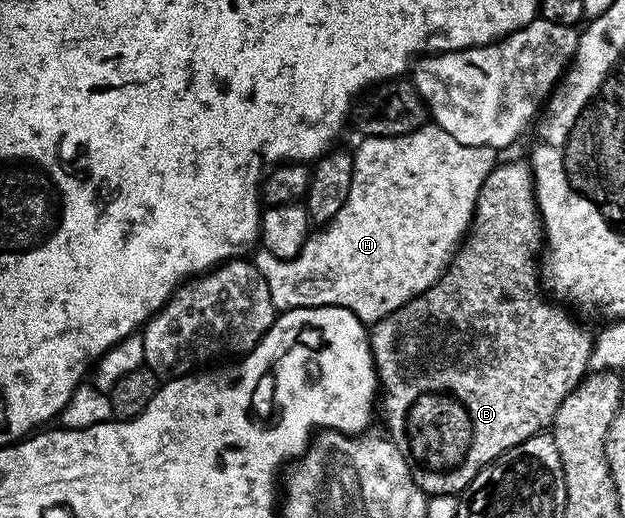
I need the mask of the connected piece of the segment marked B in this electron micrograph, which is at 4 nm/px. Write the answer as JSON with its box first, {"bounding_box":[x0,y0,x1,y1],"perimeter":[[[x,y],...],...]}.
{"bounding_box":[368,160,595,497],"perimeter":[[[528,160],[504,161],[494,165],[487,179],[483,179],[483,187],[479,187],[477,206],[473,212],[473,221],[469,224],[469,232],[457,252],[453,254],[453,260],[449,262],[449,267],[442,273],[441,278],[427,291],[423,291],[391,315],[372,322],[368,330],[369,346],[373,352],[379,382],[379,409],[380,412],[381,409],[385,412],[385,417],[389,420],[388,436],[393,444],[399,447],[403,459],[407,459],[407,467],[418,489],[435,497],[442,497],[448,493],[464,494],[471,479],[475,479],[475,475],[479,475],[479,471],[483,471],[496,457],[501,457],[511,447],[523,443],[528,437],[548,430],[552,426],[555,411],[559,411],[559,403],[563,403],[563,399],[567,399],[567,395],[573,392],[590,372],[589,360],[595,340],[594,334],[589,334],[568,313],[570,310],[564,304],[554,303],[552,300],[545,301],[546,294],[543,292],[539,276],[543,226],[533,191],[533,166]]]}

